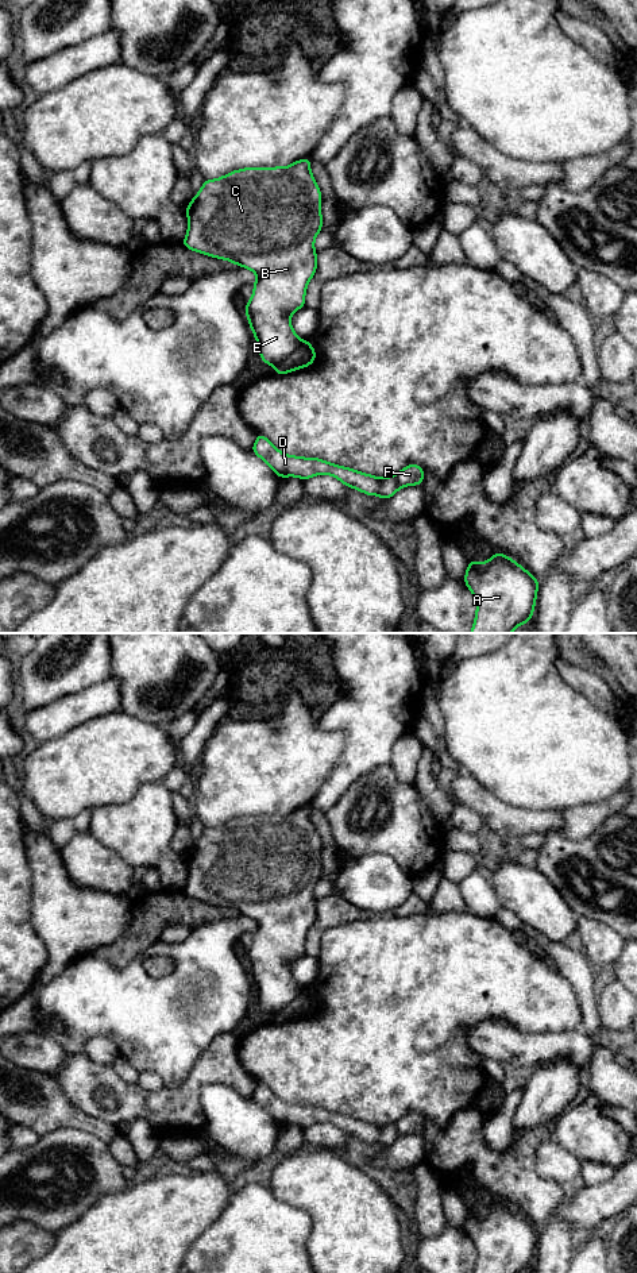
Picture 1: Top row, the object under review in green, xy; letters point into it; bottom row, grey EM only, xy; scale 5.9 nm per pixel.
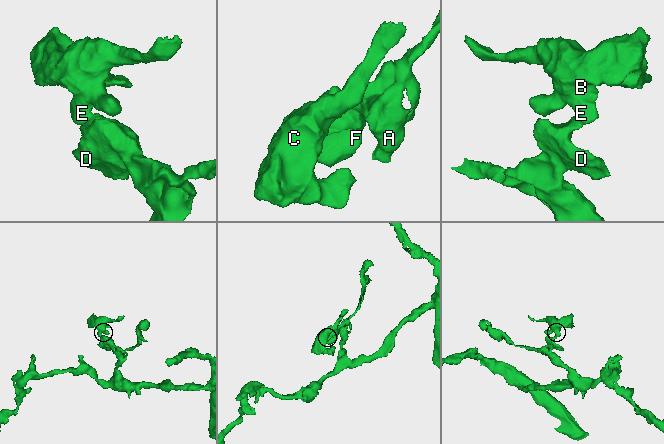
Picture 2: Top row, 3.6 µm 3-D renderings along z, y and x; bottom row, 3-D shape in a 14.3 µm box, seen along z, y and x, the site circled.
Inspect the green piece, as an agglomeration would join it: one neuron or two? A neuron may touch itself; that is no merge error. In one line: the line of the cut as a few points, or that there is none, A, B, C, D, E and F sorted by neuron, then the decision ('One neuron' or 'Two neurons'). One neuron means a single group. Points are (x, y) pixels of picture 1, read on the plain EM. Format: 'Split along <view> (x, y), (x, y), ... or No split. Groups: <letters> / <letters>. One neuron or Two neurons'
Split along xy (301, 988), (275, 1015). Groups: A D F / B C E. Two neurons

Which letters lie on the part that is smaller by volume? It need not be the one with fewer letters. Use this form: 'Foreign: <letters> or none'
Foreign: B, C, E

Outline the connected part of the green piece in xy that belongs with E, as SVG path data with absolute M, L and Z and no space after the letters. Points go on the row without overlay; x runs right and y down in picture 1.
M302 806L286 815L246 815L216 828L204 828L202 836L185 856L185 896L229 909L256 922L244 961L260 1007L273 1015L301 992L290 964L305 954L306 934L317 918L313 892L323 877L321 838L312 823L310 809Z

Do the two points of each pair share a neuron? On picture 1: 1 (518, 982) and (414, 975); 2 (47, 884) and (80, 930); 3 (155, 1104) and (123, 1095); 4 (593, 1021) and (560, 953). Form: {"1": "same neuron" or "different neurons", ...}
{"1": "same neuron", "2": "same neuron", "3": "same neuron", "4": "same neuron"}

